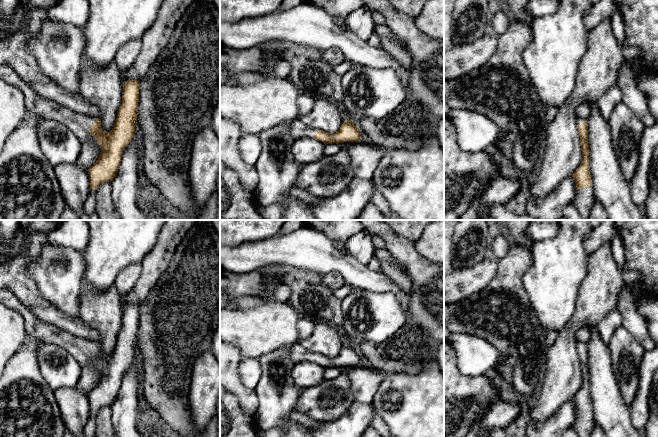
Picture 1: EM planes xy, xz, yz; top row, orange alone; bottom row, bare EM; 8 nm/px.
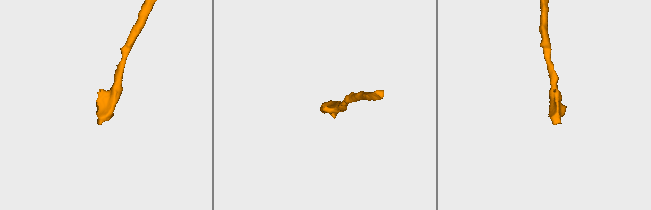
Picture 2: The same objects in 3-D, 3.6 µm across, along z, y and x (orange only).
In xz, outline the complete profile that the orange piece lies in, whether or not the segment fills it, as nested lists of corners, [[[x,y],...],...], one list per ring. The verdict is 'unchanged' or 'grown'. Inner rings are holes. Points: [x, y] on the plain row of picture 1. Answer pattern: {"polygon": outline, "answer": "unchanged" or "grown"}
{"polygon": [[[300,343],[292,346],[290,359],[294,364],[300,362],[314,362],[326,368],[339,368],[344,366],[358,366],[362,364],[360,355],[356,352],[352,344],[345,344],[340,353],[334,357],[328,357],[323,354],[313,353],[306,350]]], "answer": "grown"}

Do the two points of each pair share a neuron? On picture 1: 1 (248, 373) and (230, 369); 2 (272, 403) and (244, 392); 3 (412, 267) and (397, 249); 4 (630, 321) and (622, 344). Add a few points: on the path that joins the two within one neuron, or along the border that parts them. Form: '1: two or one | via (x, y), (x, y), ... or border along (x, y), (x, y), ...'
1: two | border along (242, 358), (239, 376), (241, 381), (253, 390)
2: two | border along (253, 390), (258, 401), (255, 414)
3: one | via (411, 263), (401, 253)
4: two | border along (622, 324), (643, 347)

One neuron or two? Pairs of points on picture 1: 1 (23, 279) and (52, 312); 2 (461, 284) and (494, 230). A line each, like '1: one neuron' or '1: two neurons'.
1: one neuron
2: one neuron

